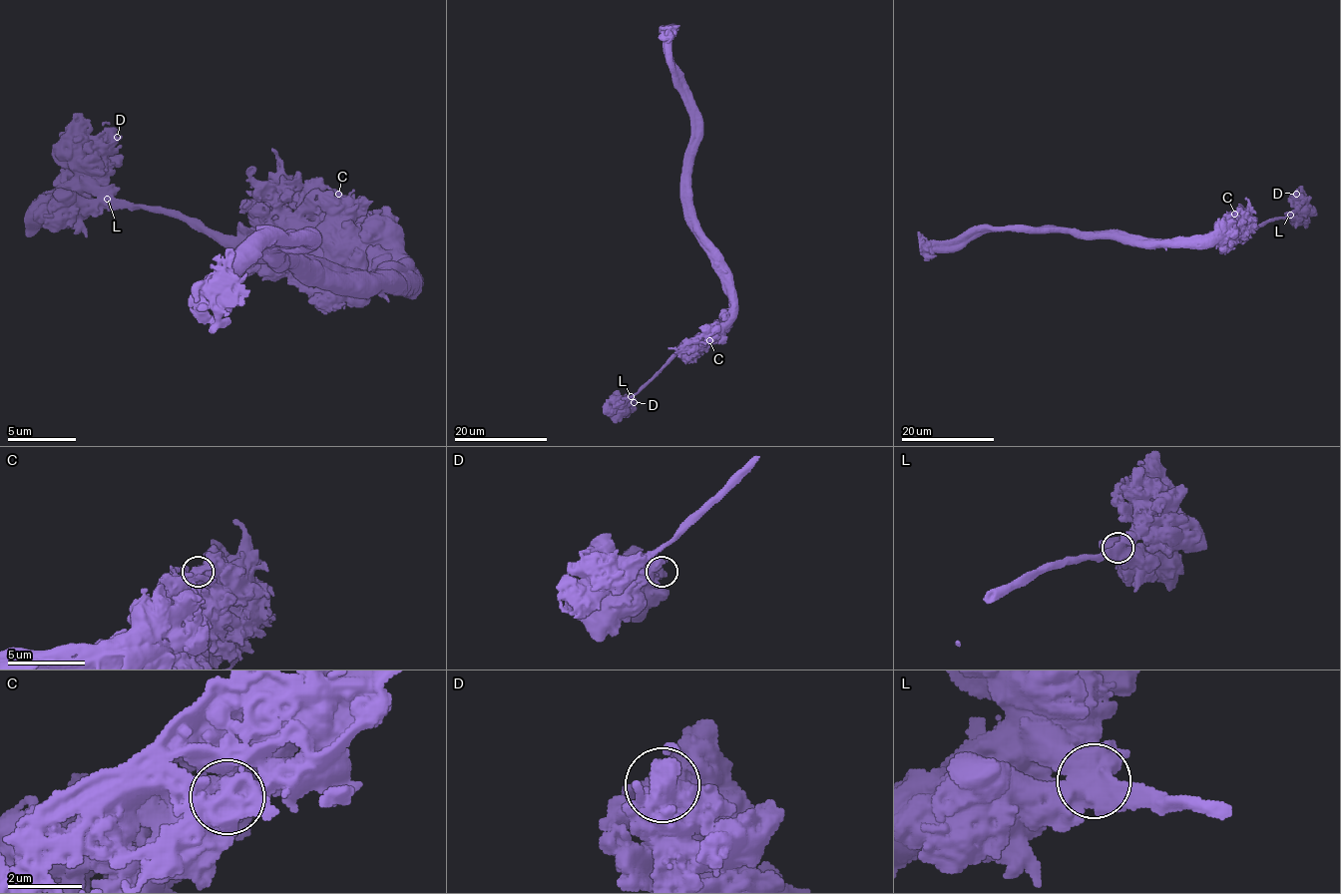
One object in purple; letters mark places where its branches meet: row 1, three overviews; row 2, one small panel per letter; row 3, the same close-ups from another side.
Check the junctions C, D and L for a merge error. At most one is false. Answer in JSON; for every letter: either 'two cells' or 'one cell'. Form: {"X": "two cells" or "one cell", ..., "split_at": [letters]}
{"C": "two cells", "D": "one cell", "L": "one cell", "split_at": ["C"]}

